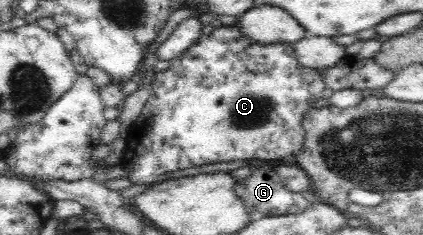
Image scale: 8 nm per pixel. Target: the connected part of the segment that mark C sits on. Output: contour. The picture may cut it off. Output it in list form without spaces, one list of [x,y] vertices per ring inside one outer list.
[[[223,25],[213,30],[209,35],[199,38],[181,56],[174,58],[171,68],[156,73],[151,98],[145,104],[143,113],[131,124],[129,133],[127,133],[125,138],[126,147],[119,163],[122,170],[120,178],[127,178],[135,186],[150,186],[153,183],[158,183],[161,180],[161,176],[167,176],[167,174],[173,174],[173,172],[179,172],[179,170],[189,170],[191,167],[197,168],[197,166],[203,166],[203,164],[243,162],[243,160],[253,160],[253,158],[269,161],[284,158],[290,159],[301,148],[301,141],[305,134],[300,123],[301,117],[305,110],[308,110],[309,107],[316,103],[317,99],[321,98],[324,88],[325,85],[320,75],[320,70],[305,68],[298,64],[293,54],[292,44],[273,43],[259,46],[241,36],[236,26]]]

